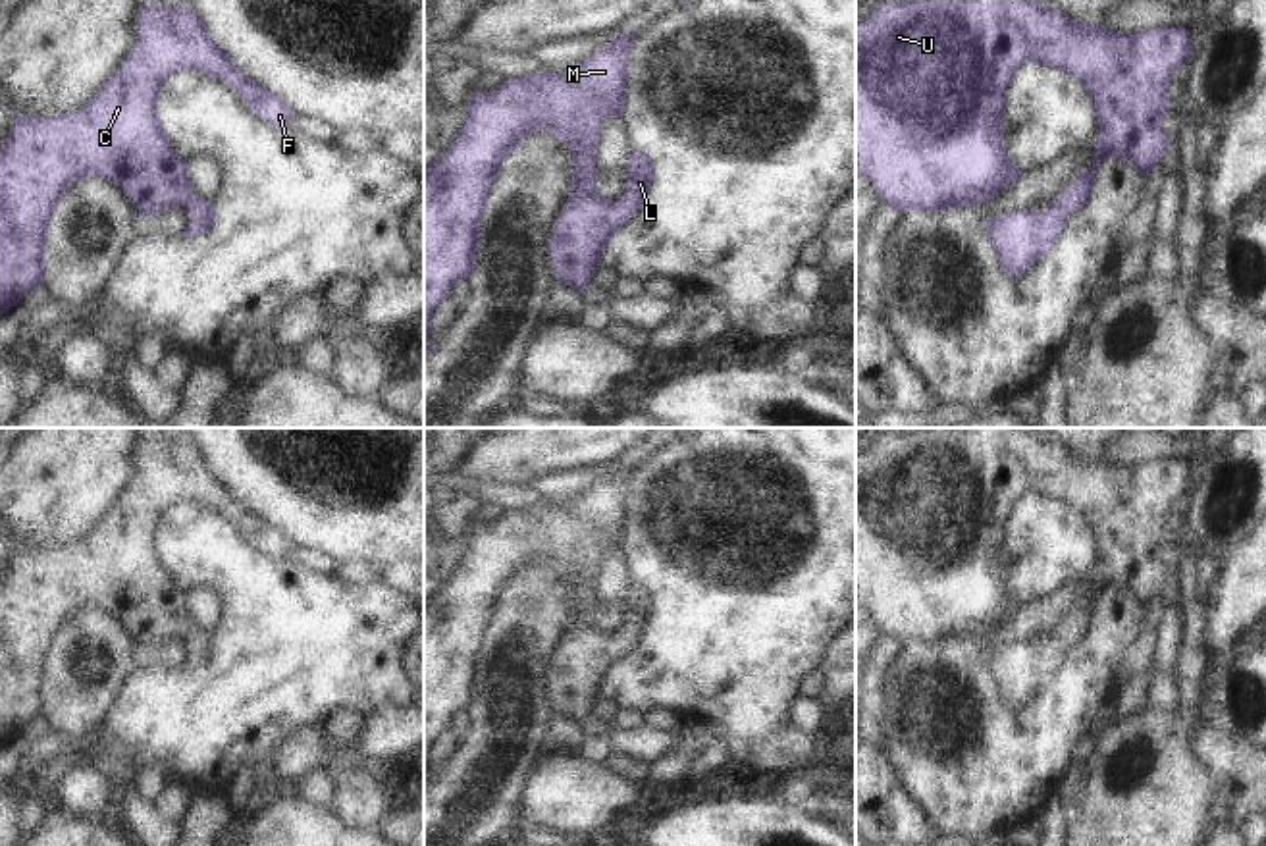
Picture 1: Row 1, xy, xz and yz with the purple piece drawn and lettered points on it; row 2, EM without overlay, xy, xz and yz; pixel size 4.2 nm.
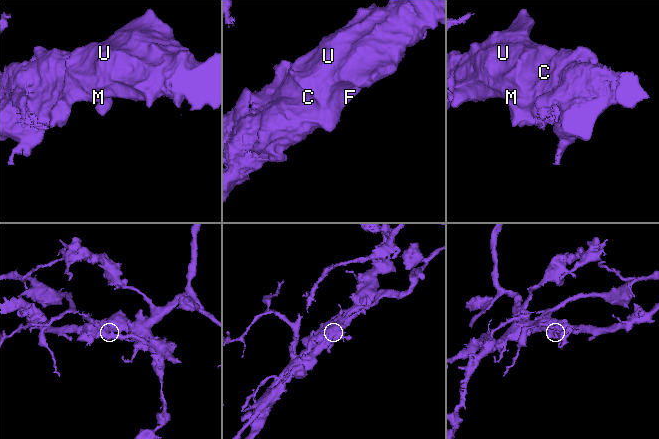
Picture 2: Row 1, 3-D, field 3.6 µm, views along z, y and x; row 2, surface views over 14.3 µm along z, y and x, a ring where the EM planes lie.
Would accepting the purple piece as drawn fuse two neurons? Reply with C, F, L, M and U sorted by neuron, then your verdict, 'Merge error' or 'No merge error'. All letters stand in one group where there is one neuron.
Groups: C F L M U. No merge error.

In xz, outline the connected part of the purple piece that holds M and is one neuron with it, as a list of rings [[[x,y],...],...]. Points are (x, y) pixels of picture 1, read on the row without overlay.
[[[617,466],[584,495],[565,503],[505,511],[491,524],[468,526],[466,551],[447,584],[424,601],[424,792],[434,782],[430,759],[434,742],[449,730],[457,711],[468,711],[476,696],[480,653],[497,603],[516,576],[536,563],[559,567],[572,584],[574,613],[551,671],[551,698],[557,713],[584,723],[601,696],[611,667],[647,632],[655,599],[649,588],[630,580],[624,628],[611,632],[597,624],[601,599],[595,594],[599,563],[609,547],[622,549],[630,513],[628,480],[640,466]]]

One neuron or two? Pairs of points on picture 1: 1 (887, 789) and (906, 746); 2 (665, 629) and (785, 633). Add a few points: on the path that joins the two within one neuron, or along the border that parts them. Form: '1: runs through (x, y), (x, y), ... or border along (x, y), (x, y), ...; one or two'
1: border along (883, 750), (902, 785), (922, 806); two
2: runs through (694, 629), (756, 629); one

